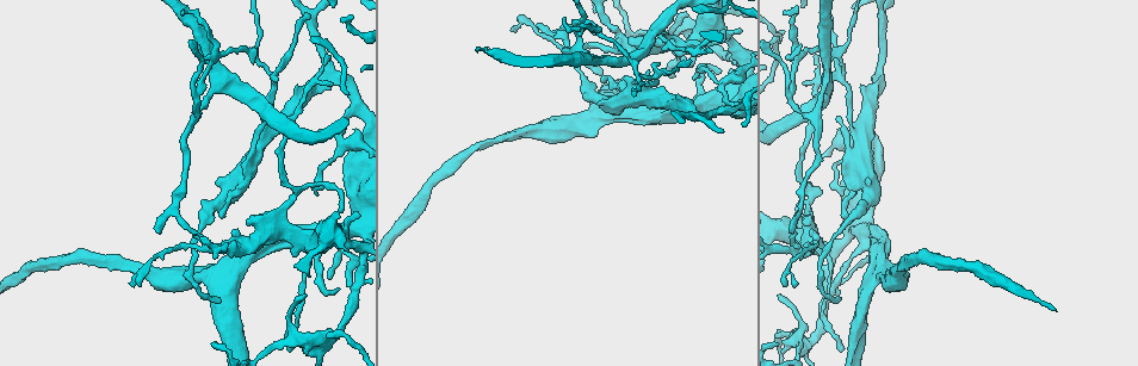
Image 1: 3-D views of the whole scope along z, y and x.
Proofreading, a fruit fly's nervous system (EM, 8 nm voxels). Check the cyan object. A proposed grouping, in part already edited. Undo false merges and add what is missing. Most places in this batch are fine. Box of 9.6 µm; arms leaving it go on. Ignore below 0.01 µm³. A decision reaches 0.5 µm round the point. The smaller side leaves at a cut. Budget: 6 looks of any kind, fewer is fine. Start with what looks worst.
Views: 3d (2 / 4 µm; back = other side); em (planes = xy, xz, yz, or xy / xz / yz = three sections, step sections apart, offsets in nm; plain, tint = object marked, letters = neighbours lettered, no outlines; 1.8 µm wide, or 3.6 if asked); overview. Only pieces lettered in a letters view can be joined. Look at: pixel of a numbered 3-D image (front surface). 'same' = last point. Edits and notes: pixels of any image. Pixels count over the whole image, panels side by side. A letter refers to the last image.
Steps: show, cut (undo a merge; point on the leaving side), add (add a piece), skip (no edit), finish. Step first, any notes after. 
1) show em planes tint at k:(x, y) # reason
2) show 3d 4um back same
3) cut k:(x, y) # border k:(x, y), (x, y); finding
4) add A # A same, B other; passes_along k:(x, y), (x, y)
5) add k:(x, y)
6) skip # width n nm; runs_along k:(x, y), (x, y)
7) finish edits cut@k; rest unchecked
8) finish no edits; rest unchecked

show em planes tint at 1:(799, 57) # four-way junction

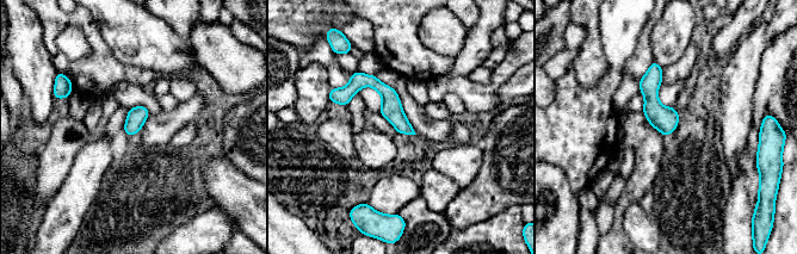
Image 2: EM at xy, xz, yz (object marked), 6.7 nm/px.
show em planes letters same

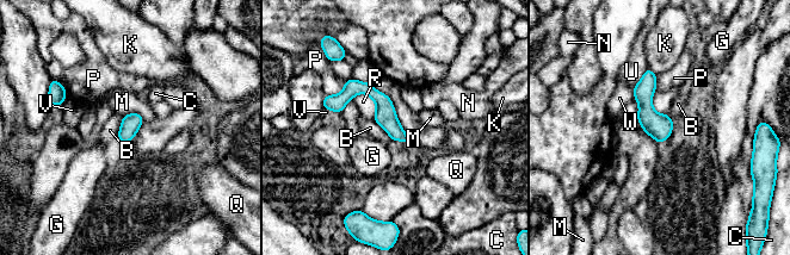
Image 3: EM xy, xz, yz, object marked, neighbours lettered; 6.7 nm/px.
skip # B other, C other, G other, K other, M other, N other, P other, Q other, R other, U other, V other, W other; one neuron here

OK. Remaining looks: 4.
show em planes plain at 1:(804, 341) # four-way junction

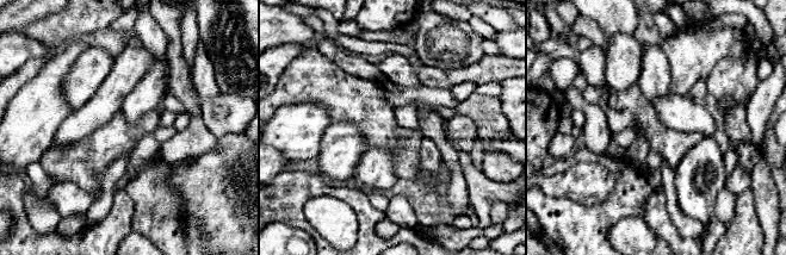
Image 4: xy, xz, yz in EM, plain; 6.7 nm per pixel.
show em planes tint same # where the object lies

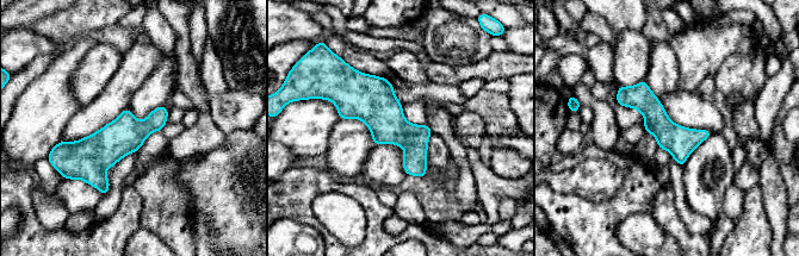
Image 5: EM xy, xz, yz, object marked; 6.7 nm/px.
show em planes letters same # what lies round it

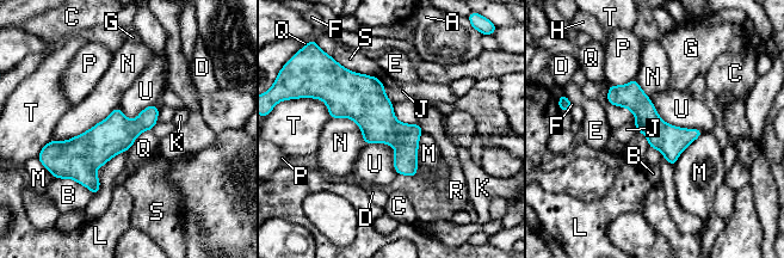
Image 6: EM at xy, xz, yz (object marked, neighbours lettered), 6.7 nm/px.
skip # A other, B other, C other, D other, E other, F other, G other, H other, J other, K other, L other, M other, N other, P other, Q other, R other, S other, T other, U other; runs_along 6:(154, 109), (96, 147), (55, 145); all the same neuron

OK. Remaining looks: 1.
finish no edits; rest unchecked

